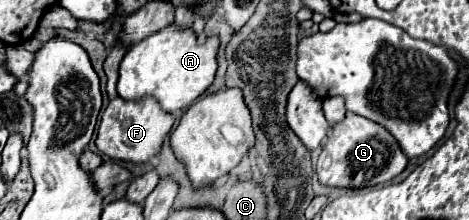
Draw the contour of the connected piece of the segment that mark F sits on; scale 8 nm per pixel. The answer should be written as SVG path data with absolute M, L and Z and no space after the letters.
M116 97L108 103L106 111L102 113L98 135L96 135L96 147L100 153L108 155L110 159L132 161L136 165L150 163L160 153L162 143L172 129L172 123L174 123L174 117L170 113L164 113L152 97L130 101L126 105L120 97Z

